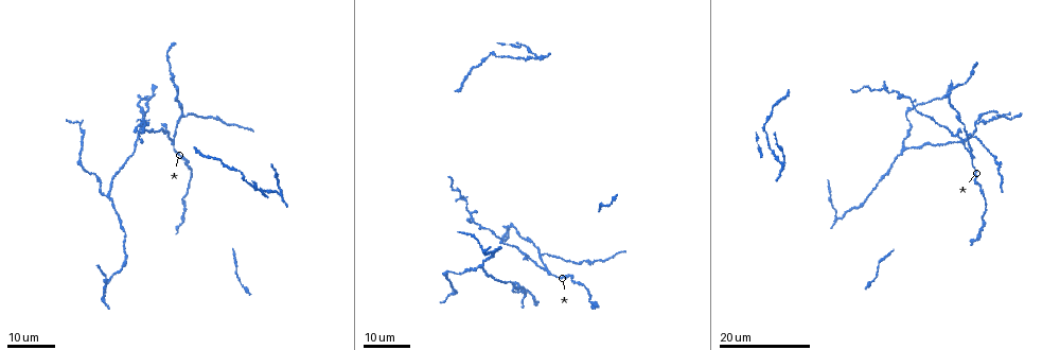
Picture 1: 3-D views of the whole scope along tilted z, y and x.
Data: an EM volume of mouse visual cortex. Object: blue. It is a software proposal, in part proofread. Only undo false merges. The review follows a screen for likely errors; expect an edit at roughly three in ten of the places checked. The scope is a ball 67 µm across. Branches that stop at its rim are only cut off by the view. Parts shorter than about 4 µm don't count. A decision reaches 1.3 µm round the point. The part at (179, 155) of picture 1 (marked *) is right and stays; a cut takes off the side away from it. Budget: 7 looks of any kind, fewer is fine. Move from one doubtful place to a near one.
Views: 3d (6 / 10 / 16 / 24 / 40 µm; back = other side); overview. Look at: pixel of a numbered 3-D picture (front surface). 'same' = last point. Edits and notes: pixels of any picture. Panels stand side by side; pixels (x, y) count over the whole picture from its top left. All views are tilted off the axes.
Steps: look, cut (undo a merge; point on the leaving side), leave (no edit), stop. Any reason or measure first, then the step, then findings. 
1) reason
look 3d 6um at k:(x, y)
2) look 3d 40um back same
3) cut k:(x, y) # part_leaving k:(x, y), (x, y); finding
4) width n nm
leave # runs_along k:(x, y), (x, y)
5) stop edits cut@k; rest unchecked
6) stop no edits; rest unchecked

a fork
look 3d 24um at 1:(549, 268)

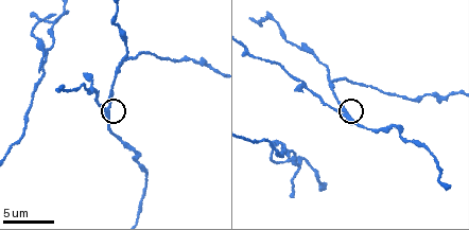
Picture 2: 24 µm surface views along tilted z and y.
look 3d 6um at 2:(344, 113)

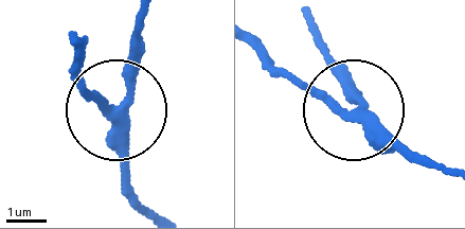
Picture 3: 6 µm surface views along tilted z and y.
side_arm 30 um
cut 3:(89, 101) # part_leaving 3:(111, 109), (82, 78), (74, 49); two cells meet here

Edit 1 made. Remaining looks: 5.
narrows sharply
look 3d 24um at 1:(925, 104)

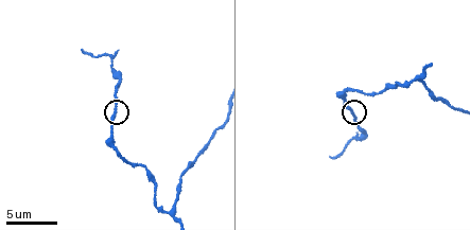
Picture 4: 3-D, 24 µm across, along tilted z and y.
zoom in
look 3d 6um at 4:(116, 110)

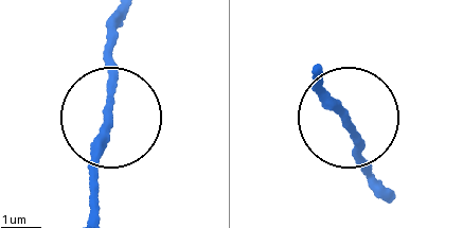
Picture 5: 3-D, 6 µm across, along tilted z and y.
leave # runs_along 5:(87, 218), (117, 33); one cell here

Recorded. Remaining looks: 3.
a fork
look 3d 10um at 4:(168, 211)

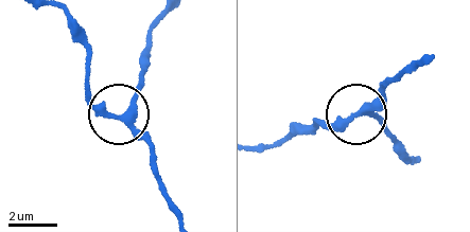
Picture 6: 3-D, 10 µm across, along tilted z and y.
width 260 nm
leave # continuous, no second cell

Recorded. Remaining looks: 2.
stop edits cut@3; rest unchecked

